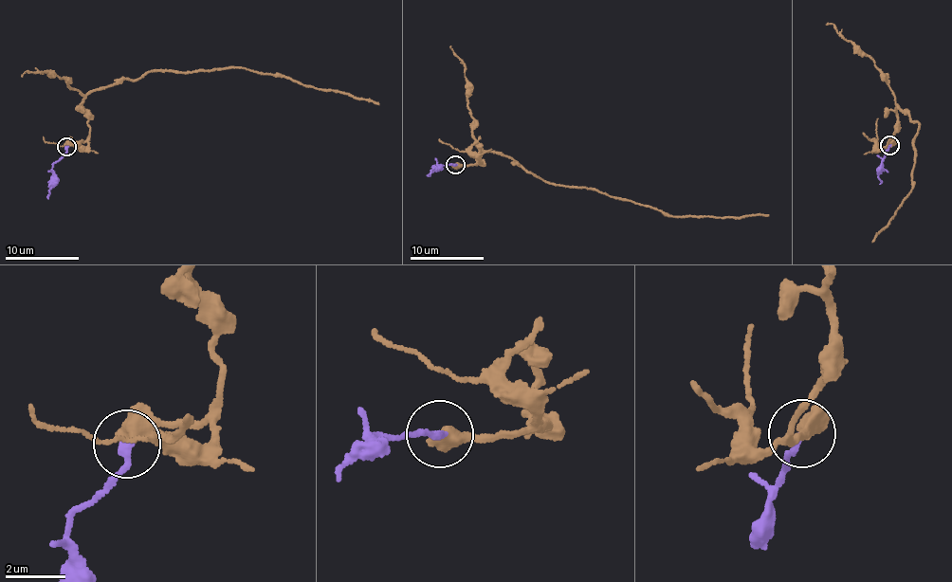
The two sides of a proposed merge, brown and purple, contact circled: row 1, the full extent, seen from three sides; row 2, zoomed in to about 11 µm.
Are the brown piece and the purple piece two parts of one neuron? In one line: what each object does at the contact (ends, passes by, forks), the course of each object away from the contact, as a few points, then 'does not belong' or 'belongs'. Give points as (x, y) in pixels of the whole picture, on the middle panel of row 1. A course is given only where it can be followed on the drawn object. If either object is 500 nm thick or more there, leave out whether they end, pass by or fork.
brown via (455, 165), (481, 163), (476, 156), (484, 150), (505, 154), (545, 181), (634, 201), (669, 215), (768, 214) | purple via (455, 165), (439, 164), (428, 175) | belongs

